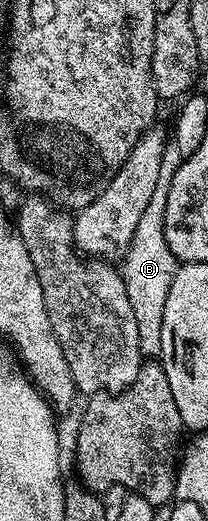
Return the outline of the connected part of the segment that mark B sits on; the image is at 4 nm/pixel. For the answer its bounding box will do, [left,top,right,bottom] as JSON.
[122,147,181,359]

